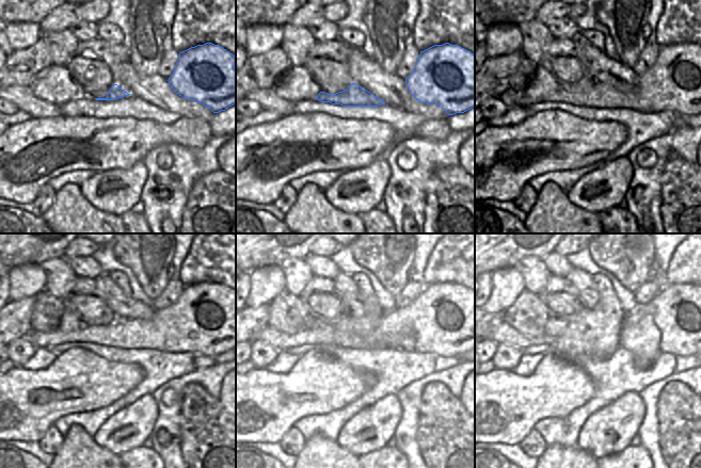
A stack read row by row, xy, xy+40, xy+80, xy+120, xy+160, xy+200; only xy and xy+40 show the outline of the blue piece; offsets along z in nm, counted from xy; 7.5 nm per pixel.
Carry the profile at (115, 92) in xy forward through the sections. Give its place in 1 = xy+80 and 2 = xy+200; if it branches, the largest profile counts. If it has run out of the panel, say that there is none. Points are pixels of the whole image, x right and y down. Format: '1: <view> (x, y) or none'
1: xy+80 (687, 79)
2: xy+200 (691, 319)

